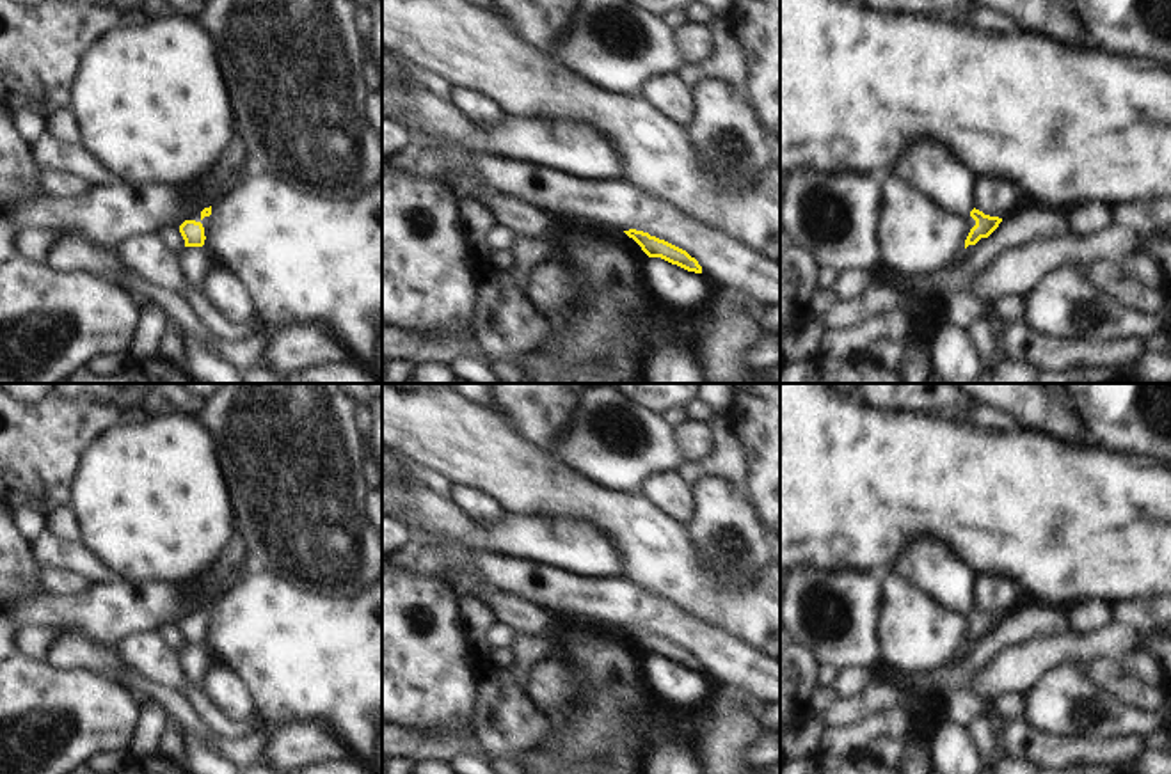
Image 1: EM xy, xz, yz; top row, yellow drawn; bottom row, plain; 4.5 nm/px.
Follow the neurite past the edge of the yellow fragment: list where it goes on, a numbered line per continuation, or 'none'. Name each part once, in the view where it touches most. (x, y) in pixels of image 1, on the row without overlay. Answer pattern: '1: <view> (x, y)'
none.

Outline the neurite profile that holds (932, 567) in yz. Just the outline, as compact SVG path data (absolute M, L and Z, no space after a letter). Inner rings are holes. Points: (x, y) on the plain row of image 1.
M913 540L897 556L896 573L947 611L970 614L974 607L974 572L938 540Z

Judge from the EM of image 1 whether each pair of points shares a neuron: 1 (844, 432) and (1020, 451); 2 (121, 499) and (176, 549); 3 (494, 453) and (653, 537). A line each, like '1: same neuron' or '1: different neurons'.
1: same neuron
2: same neuron
3: same neuron

